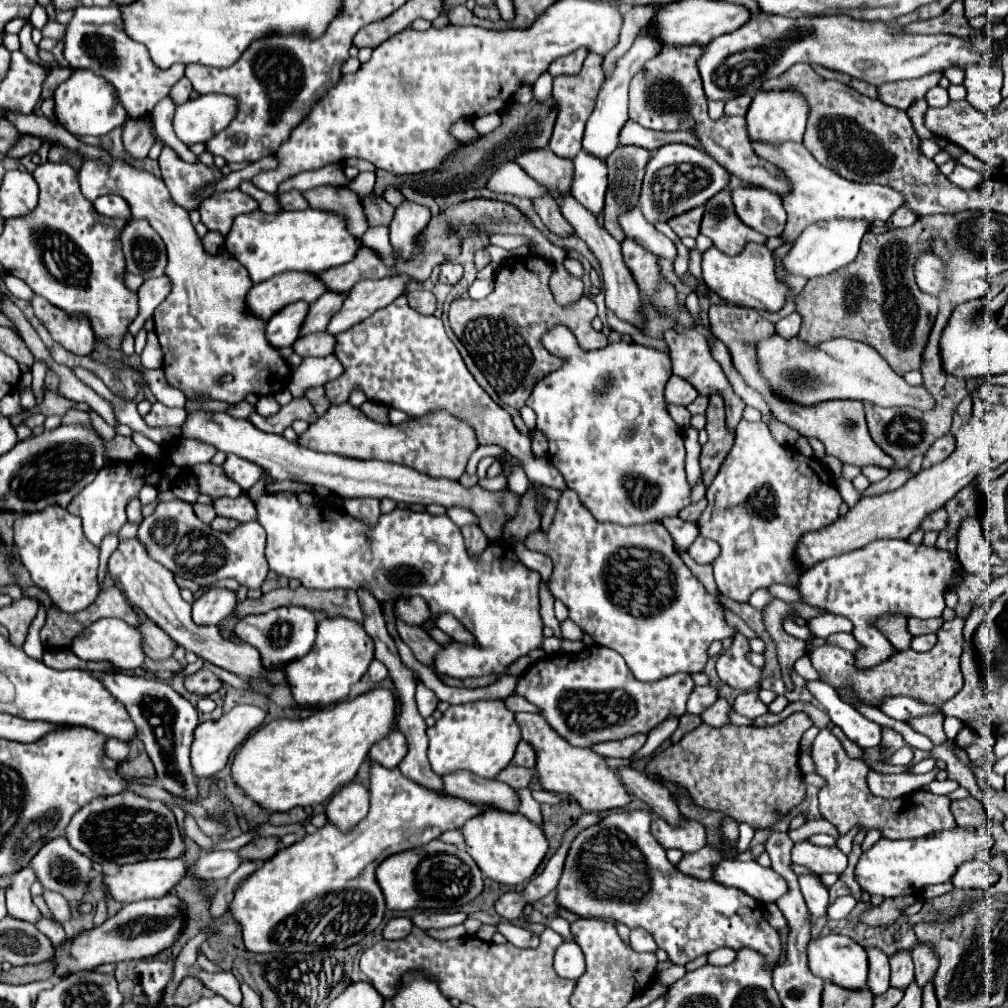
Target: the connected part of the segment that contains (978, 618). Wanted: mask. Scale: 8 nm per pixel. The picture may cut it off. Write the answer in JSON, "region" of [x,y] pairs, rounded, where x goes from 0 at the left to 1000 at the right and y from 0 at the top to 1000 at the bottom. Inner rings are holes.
{"region":[[[965,603],[961,612],[957,615],[956,623],[955,623],[955,631],[958,637],[962,637],[964,635],[964,629],[966,629],[968,623],[972,617],[974,617],[974,613],[976,613],[976,605],[973,603]]]}

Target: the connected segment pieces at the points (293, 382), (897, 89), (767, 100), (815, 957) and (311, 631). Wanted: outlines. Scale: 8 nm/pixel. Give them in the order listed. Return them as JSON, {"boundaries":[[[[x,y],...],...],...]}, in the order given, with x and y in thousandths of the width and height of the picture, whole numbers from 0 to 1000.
{"boundaries":[[[[331,351],[321,355],[302,355],[296,367],[290,371],[286,385],[292,393],[300,393],[304,385],[319,383],[325,377],[335,375],[339,369],[339,361]]],[[[923,71],[919,75],[905,77],[905,79],[879,81],[875,85],[871,85],[871,93],[873,93],[871,99],[875,99],[877,103],[883,103],[887,107],[899,109],[907,99],[917,97],[919,91],[923,87],[927,87],[933,77],[935,77],[935,71]]],[[[752,91],[746,97],[746,103],[740,111],[742,135],[748,141],[756,143],[778,143],[778,141],[796,141],[798,125],[800,125],[800,99],[792,95],[792,91]]],[[[821,927],[804,931],[802,935],[802,960],[808,968],[827,974],[837,980],[859,980],[859,968],[861,968],[861,950],[859,942],[847,935],[843,929],[835,927]]],[[[296,601],[272,603],[272,605],[264,607],[264,609],[242,611],[234,619],[232,631],[238,633],[244,639],[256,643],[262,663],[280,665],[286,657],[296,655],[296,653],[300,653],[300,651],[304,651],[308,647],[308,643],[312,639],[312,633],[313,633],[313,619],[315,619],[315,613],[306,603],[296,603]]]]}

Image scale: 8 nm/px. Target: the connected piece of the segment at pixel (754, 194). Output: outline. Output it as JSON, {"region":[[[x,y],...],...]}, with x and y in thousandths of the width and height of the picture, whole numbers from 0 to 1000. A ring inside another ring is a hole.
{"region":[[[732,187],[726,190],[732,216],[758,234],[774,234],[780,210],[772,192],[758,187]]]}

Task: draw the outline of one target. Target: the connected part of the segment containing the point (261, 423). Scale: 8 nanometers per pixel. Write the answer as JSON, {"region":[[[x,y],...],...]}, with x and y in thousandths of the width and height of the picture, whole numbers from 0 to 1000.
{"region":[[[290,395],[290,399],[284,401],[284,403],[280,403],[280,407],[274,413],[262,415],[262,413],[258,413],[258,411],[252,409],[246,417],[250,421],[254,421],[262,429],[272,429],[274,427],[274,431],[280,431],[282,425],[288,423],[296,415],[304,417],[306,421],[310,421],[315,415],[315,411],[312,407],[312,401],[306,395]]]}

